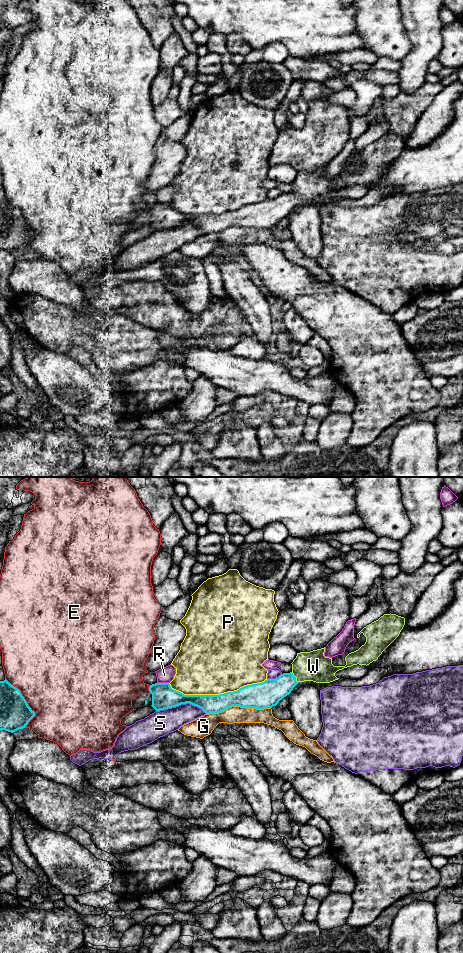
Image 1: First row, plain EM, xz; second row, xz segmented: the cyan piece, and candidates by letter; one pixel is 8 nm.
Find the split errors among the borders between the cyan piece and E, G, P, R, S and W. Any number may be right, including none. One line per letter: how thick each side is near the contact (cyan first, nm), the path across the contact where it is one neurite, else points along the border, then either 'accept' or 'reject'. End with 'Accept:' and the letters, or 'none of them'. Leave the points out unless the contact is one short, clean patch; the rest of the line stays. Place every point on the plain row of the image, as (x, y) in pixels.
E: 240 nm thick on the cyan side, 500 nm on the other; reject
G: 220 nm thick on the cyan side, 140 nm on the other; reject
P: 180 nm thick on the cyan side, 480 nm on the other; reject
R: 190 nm thick on the cyan side, 130 nm on the other; reject
S: 190 nm thick on the cyan side, 200 nm on the other; reject
W: 200 nm thick on the cyan side, 240 nm on the other; runs through xz (269, 213), (295, 197), (305, 187), (313, 186); accept
Accept: W

